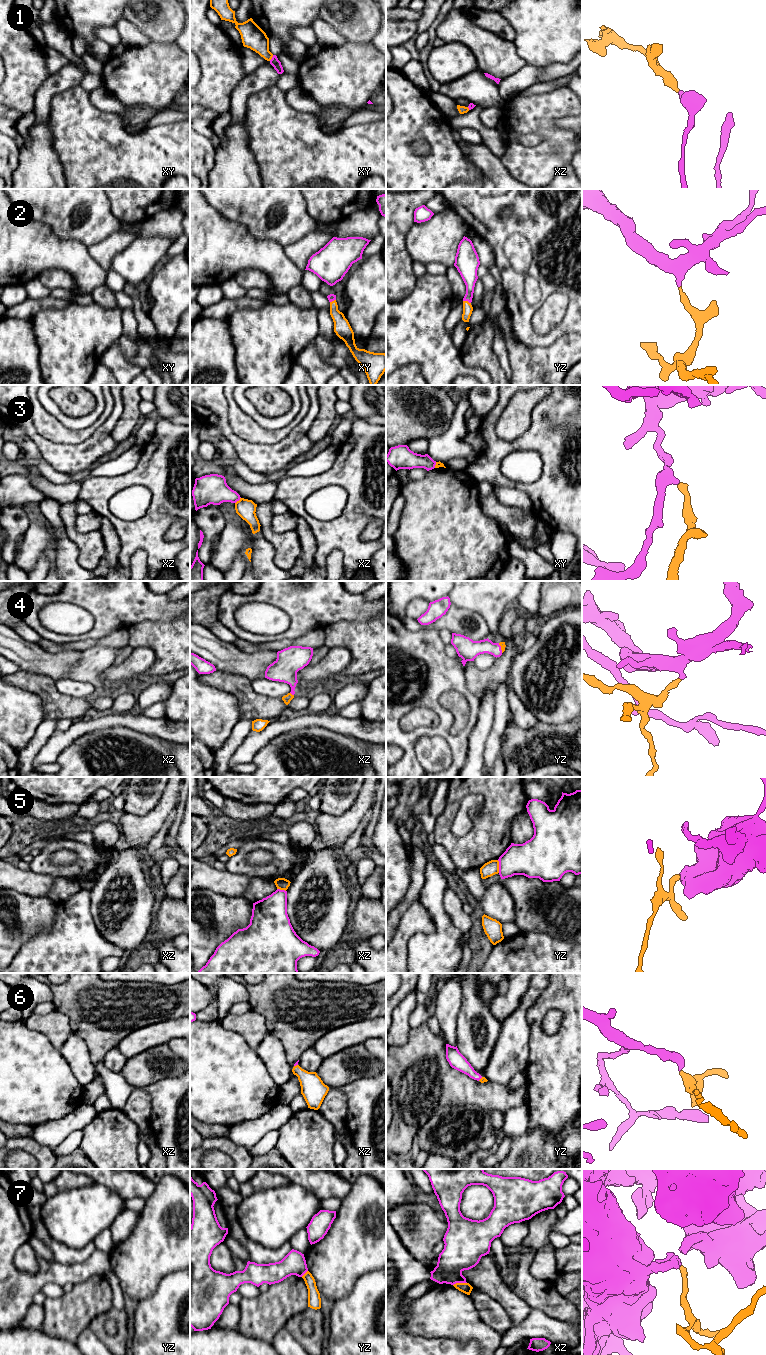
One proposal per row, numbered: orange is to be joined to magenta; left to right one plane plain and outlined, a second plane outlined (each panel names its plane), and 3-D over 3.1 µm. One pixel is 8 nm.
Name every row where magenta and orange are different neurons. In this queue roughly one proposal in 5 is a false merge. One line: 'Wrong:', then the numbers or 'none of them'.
Wrong: 3, 5

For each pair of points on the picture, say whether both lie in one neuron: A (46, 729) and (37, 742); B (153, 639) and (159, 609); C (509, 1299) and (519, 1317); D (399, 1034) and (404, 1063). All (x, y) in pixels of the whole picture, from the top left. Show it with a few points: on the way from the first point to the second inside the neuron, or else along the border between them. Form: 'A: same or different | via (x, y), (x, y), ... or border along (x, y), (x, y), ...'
A: same | via (43, 732), (40, 739)
B: different | border along (179, 615), (166, 621), (140, 621), (134, 625)
C: same | via (511, 1303), (518, 1310), (518, 1313)
D: different | border along (411, 1028), (408, 1039), (404, 1043), (396, 1045)

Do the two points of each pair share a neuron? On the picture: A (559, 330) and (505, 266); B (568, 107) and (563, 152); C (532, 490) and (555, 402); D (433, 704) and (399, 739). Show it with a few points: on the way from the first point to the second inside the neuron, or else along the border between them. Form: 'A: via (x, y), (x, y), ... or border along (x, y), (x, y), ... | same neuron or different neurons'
A: via (535, 338), (521, 324), (514, 290) | same neuron
B: via (556, 114), (551, 119), (551, 134), (555, 140) | same neuron
C: via (555, 470), (555, 425) | same neuron
D: via (442, 720), (435, 731), (415, 734) | same neuron

